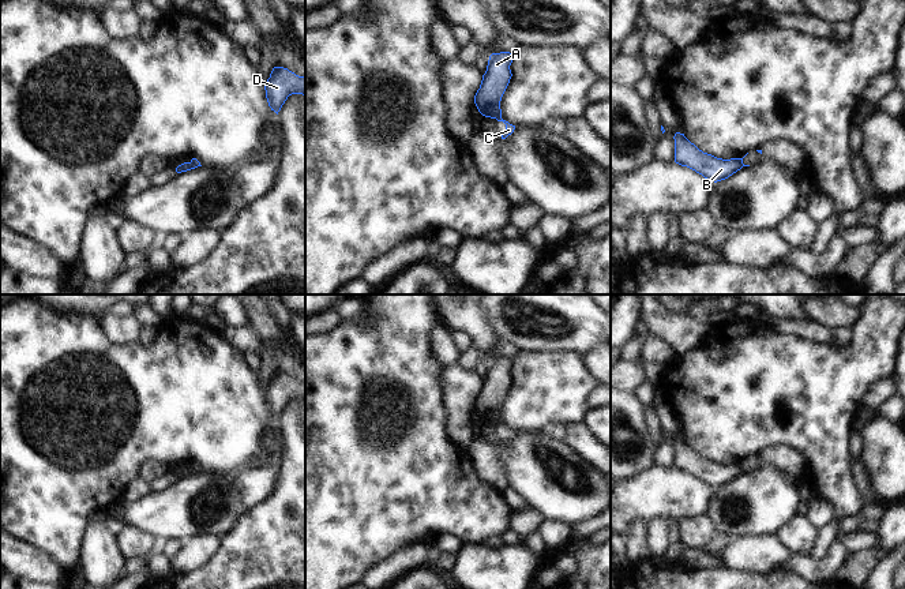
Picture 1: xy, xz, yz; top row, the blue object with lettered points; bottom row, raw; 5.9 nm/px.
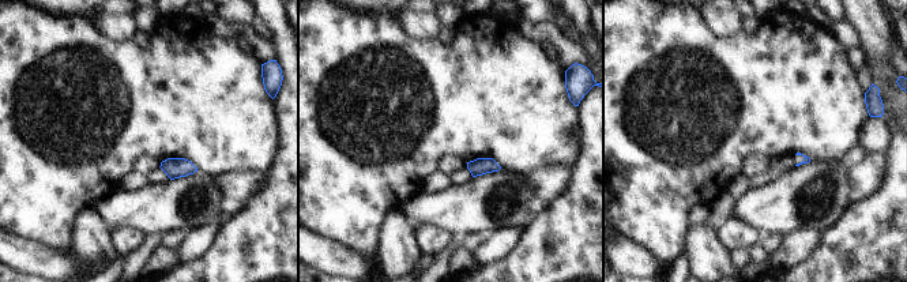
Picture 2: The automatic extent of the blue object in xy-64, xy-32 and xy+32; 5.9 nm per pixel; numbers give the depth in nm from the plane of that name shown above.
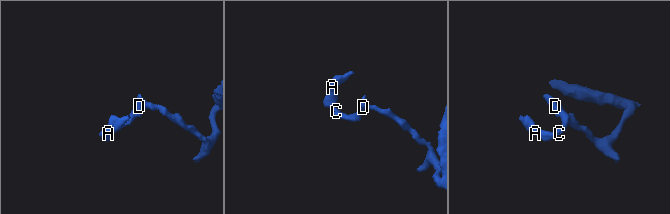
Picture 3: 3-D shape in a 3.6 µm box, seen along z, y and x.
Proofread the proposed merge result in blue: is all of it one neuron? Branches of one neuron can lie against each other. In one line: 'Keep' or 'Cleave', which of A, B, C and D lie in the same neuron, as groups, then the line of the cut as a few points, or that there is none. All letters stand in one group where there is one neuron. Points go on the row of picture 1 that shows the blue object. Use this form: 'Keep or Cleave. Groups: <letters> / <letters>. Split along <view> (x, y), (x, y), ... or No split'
Cleave. Groups: A B / C D. Split along xz (500, 117), (496, 119).

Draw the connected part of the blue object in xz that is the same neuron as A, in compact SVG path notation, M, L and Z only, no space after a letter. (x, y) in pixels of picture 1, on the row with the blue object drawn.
M510 52L489 56L487 71L474 95L474 104L485 117L502 119L500 101L512 76L510 70L512 56Z

